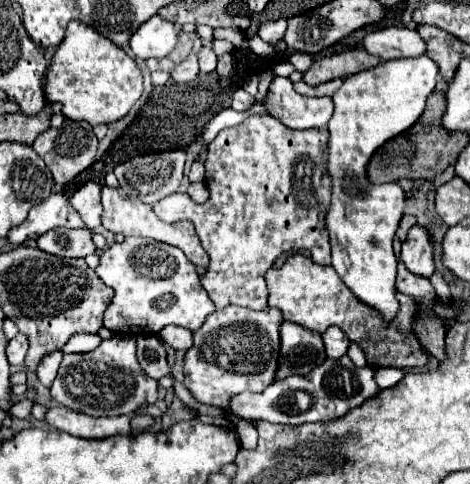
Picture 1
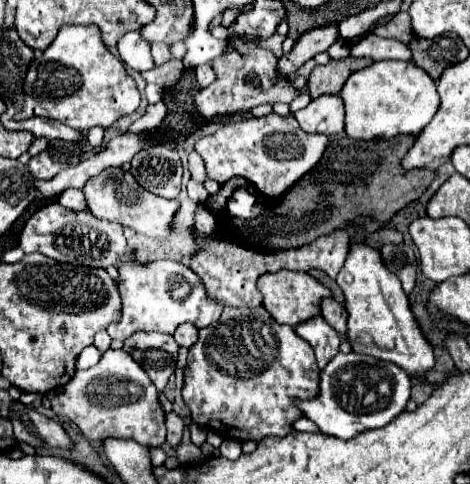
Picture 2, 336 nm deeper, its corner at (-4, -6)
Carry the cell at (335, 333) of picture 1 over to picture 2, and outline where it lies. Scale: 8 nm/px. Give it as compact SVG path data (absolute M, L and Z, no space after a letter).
M325 298L321 302L321 310L323 310L323 318L329 322L329 326L333 326L339 334L347 332L347 310L341 304Z

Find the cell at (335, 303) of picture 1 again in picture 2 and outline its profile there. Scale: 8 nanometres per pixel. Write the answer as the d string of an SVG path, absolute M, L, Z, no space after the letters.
M279 270L275 274L263 274L257 280L257 288L263 292L263 296L265 296L263 306L271 312L275 322L287 324L287 326L297 326L299 322L319 316L321 300L333 296L333 292L327 286L323 286L319 280L311 278L307 272L289 272L289 270Z

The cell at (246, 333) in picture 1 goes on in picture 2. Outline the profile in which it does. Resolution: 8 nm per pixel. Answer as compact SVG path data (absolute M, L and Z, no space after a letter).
M223 308L217 324L199 330L199 340L189 348L185 366L183 400L191 410L195 424L219 432L223 438L255 440L265 436L287 436L293 432L291 422L301 418L301 412L293 406L293 398L315 398L319 392L319 368L315 354L307 342L303 342L291 326L277 324L271 314L259 308Z

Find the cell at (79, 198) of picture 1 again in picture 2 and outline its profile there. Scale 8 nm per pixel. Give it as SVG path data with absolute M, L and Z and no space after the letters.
M65 190L59 196L59 204L69 210L87 210L87 200L83 198L83 190Z

